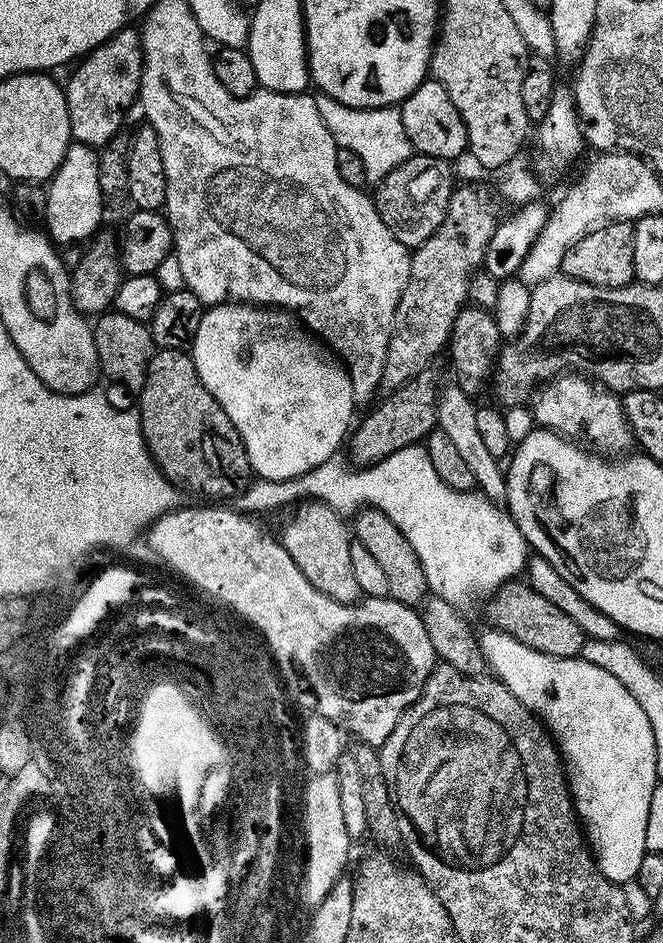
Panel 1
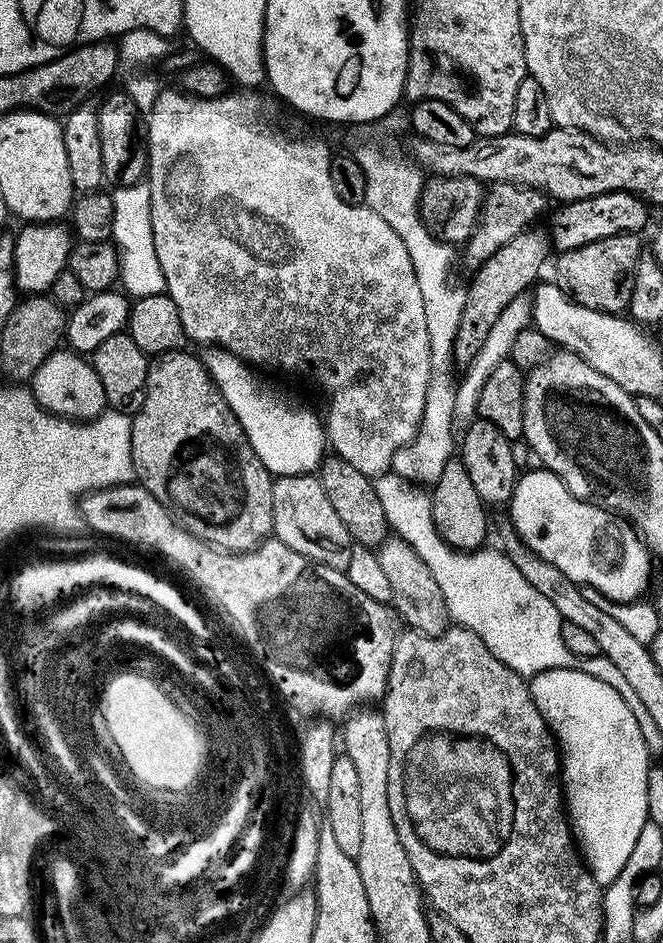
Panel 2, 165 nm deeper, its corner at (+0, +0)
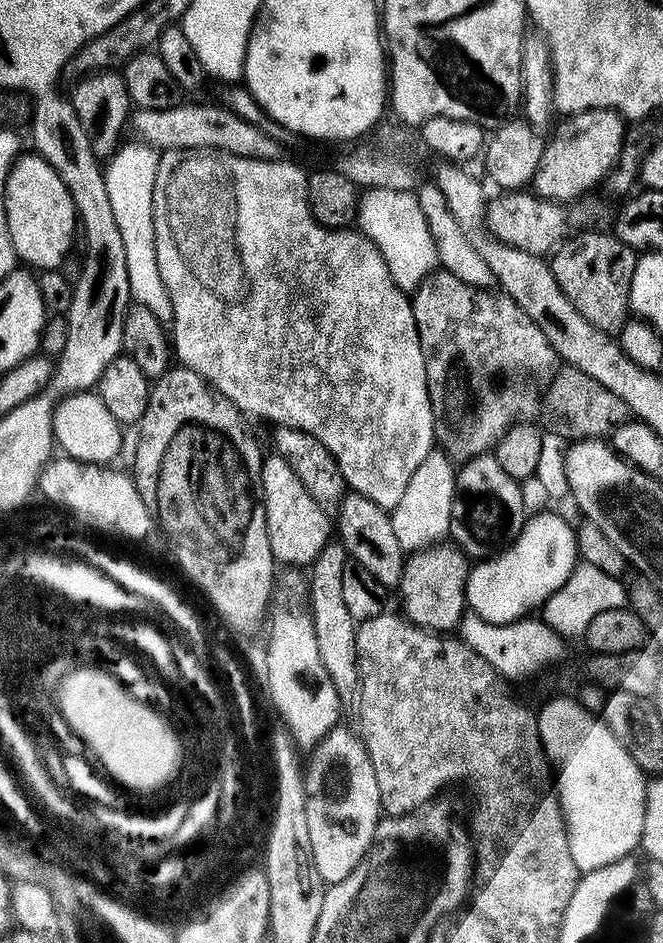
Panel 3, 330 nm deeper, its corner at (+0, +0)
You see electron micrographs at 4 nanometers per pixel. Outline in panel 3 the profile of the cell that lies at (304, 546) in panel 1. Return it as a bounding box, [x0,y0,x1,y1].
[262,455,334,566]

